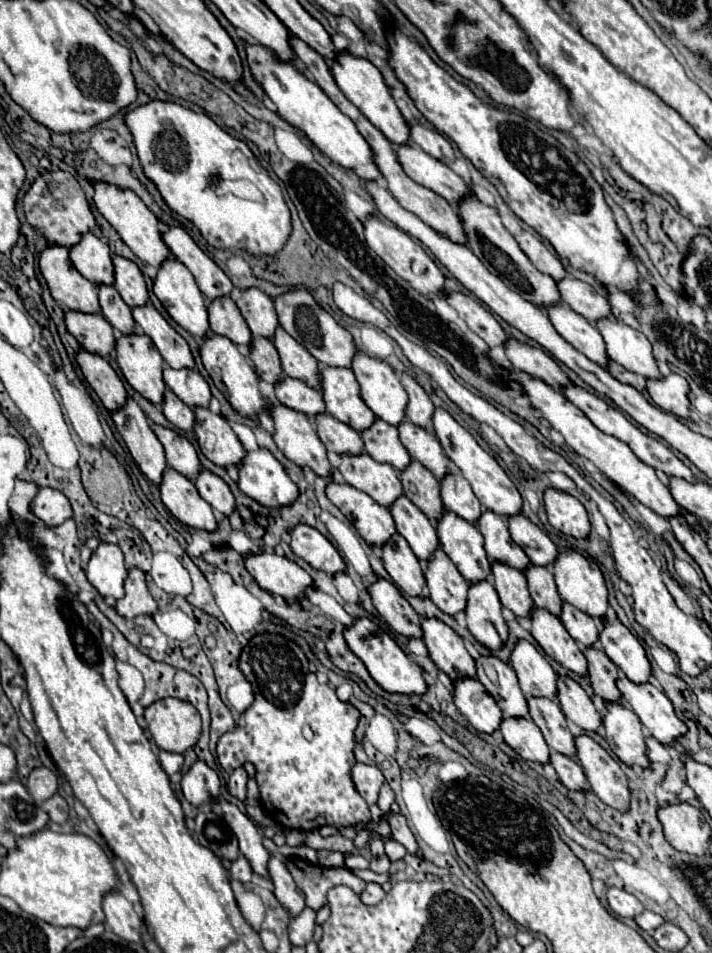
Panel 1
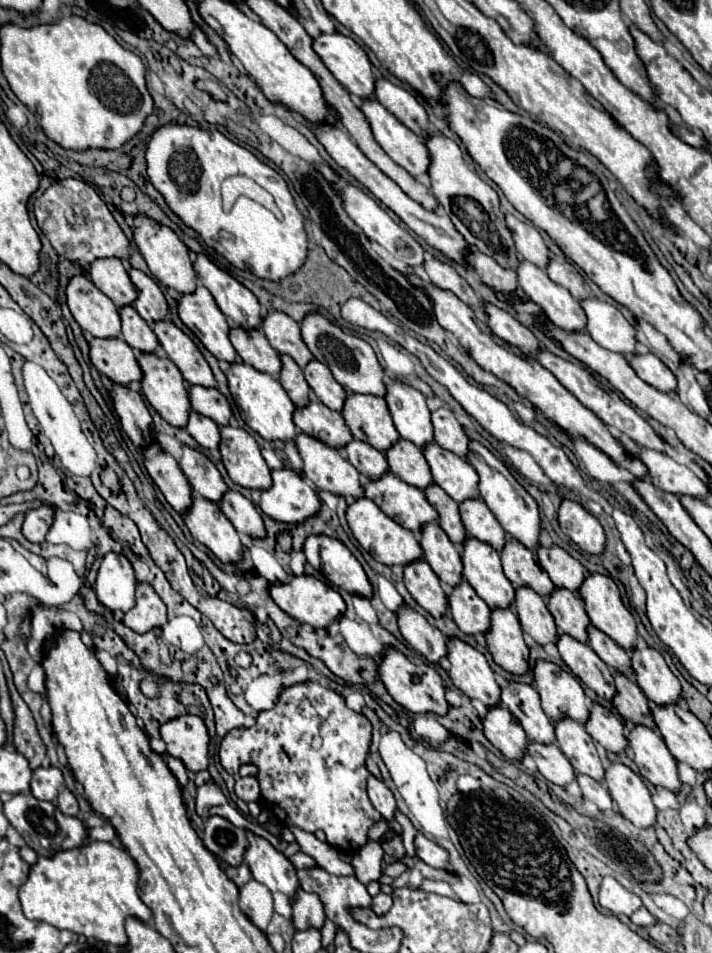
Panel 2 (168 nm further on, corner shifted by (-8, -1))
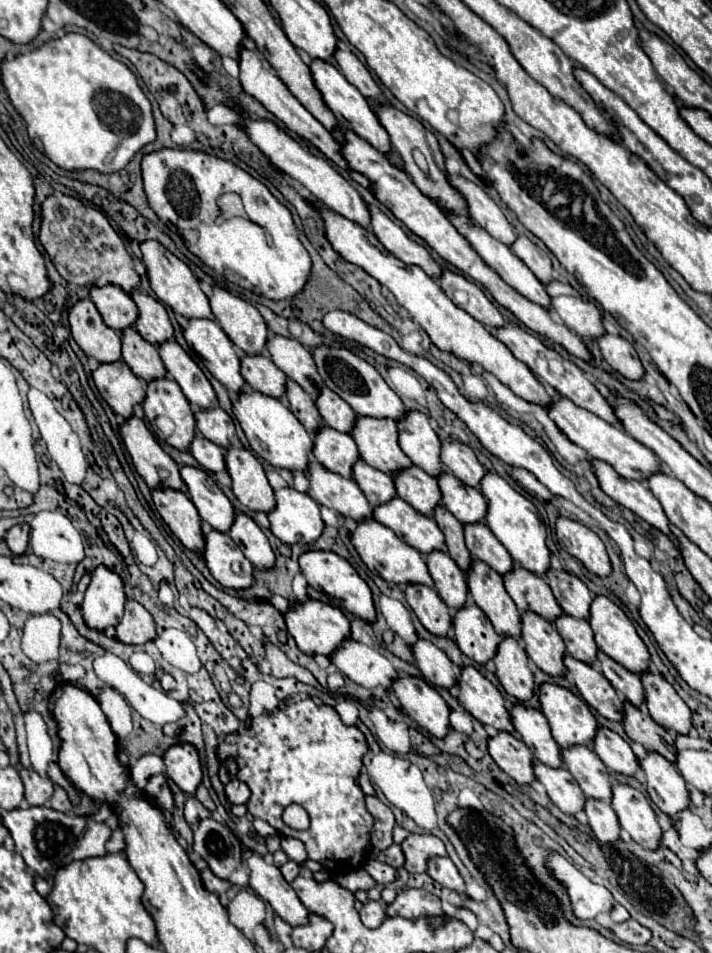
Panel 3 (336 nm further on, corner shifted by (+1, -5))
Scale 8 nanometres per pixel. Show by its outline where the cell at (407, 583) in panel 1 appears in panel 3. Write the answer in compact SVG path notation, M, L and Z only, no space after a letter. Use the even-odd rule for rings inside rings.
M410 583L406 585L406 601L420 619L420 623L434 635L446 635L452 621L450 621L450 609L446 603L438 597L434 587Z

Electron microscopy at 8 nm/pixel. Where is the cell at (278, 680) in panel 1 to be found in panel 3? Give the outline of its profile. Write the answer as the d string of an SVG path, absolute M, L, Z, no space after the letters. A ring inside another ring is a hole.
M302 699L296 707L278 707L272 713L254 717L250 723L248 739L234 739L234 735L222 737L218 745L218 759L234 757L238 765L238 779L244 781L252 795L246 803L248 811L270 823L284 837L296 837L306 845L306 853L310 859L322 863L330 875L348 873L360 869L366 857L368 833L372 829L372 815L364 807L364 793L358 785L358 773L362 767L362 757L366 753L366 737L358 727L348 727L342 723L340 715L330 705L316 705L312 699ZM290 805L302 805L310 815L308 831L294 831L282 821L282 811Z

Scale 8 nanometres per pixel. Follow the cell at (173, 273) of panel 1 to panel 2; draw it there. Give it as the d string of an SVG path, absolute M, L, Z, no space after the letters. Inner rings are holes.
M199 285L195 293L181 297L179 317L209 353L221 361L235 363L237 353L229 341L229 323L203 285Z

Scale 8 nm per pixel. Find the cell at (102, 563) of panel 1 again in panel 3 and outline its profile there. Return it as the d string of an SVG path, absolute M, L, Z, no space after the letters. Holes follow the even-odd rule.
M98 565L92 571L92 581L84 593L82 615L88 627L104 631L110 625L116 625L124 613L126 595L124 585L118 573L106 565Z

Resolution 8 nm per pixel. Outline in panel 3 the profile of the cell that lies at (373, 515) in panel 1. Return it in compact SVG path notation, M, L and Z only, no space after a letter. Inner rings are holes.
M376 519L358 521L358 527L350 533L350 541L352 541L356 553L360 555L360 559L364 561L364 565L374 575L380 575L386 581L402 583L402 585L406 585L406 583L432 585L432 577L428 573L424 557L414 547L410 547L406 541L402 541L400 537L396 537L392 529L388 529L386 525L378 523Z

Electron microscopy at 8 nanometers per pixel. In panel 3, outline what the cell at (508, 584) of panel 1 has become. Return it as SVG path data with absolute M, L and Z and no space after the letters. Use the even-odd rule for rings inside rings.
M522 613L522 637L526 655L548 675L564 675L562 657L566 653L564 641L560 639L556 625L542 621L538 613Z

